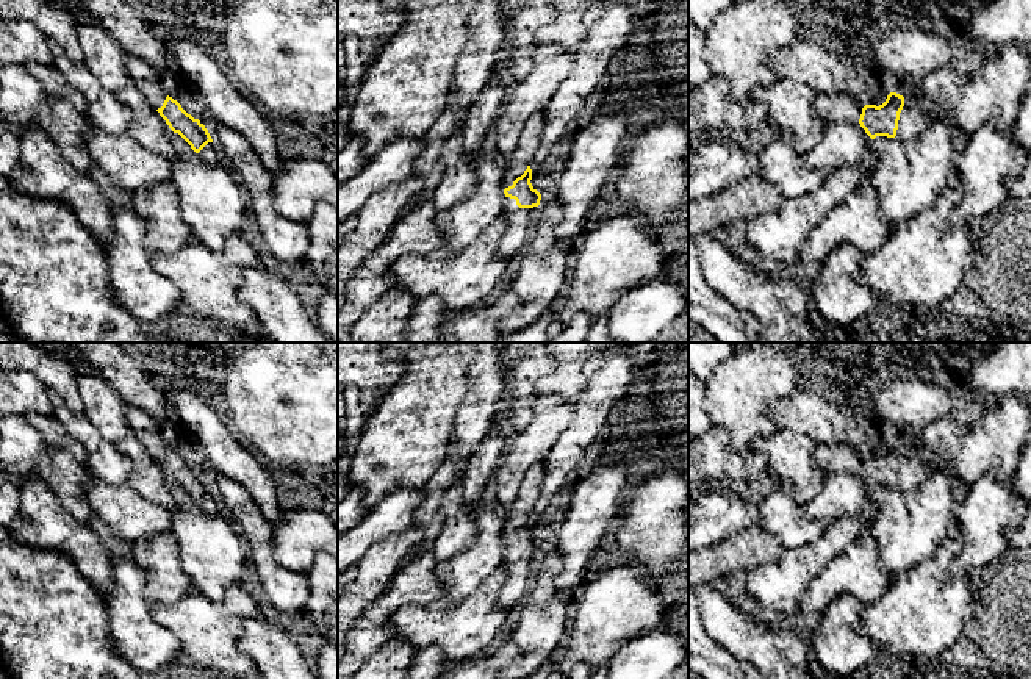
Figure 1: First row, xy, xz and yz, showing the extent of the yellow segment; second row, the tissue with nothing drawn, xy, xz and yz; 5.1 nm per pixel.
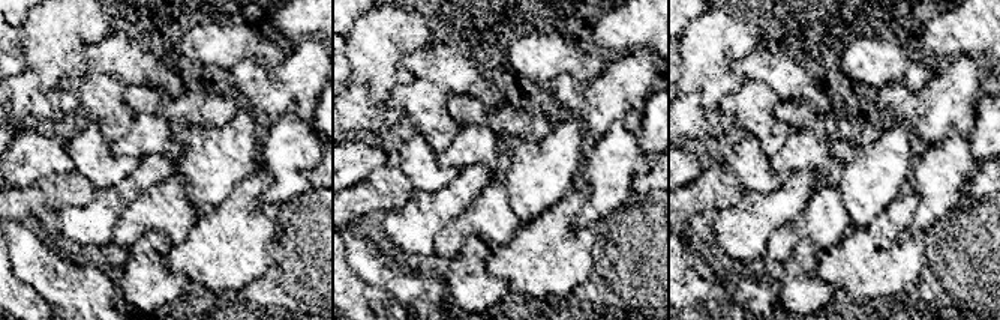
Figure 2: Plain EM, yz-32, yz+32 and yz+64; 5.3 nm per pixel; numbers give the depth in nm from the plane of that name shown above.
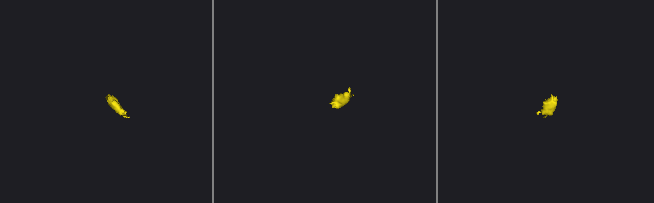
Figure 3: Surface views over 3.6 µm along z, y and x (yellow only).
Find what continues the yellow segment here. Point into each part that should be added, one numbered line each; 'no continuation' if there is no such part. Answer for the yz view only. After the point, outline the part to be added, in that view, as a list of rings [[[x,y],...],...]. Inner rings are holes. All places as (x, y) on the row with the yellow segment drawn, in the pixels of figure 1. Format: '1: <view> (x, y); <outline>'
1: yz (916, 116); [[[906,94],[904,106],[900,113],[896,138],[907,141],[923,131],[939,117],[937,111],[917,97]]]

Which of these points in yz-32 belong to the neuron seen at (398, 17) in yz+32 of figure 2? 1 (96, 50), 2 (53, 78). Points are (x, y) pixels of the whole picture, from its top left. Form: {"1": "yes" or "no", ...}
{"1": "no", "2": "yes"}

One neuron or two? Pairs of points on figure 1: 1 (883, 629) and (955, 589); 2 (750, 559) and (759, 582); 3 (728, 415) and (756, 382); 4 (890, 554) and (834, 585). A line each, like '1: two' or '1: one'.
1: one
2: two
3: one
4: two

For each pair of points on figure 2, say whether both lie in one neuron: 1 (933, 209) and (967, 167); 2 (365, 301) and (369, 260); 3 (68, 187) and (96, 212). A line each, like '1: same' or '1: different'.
1: same
2: different
3: different

